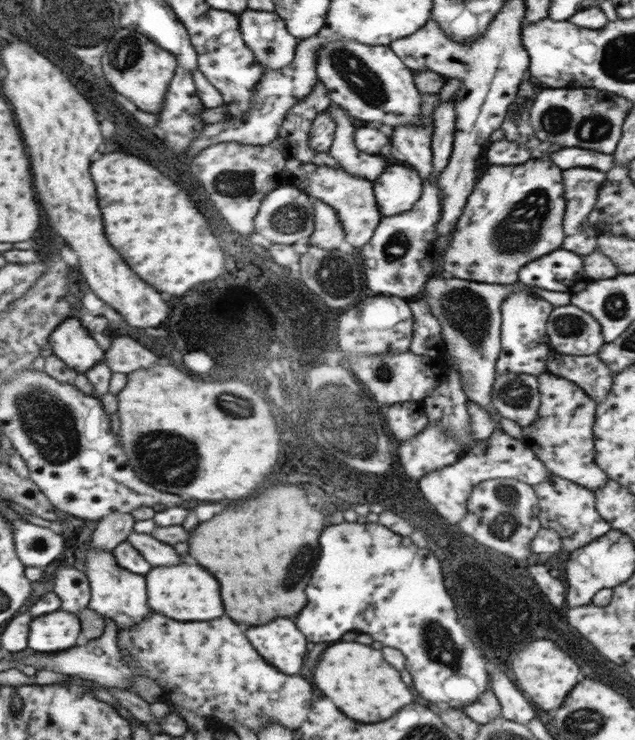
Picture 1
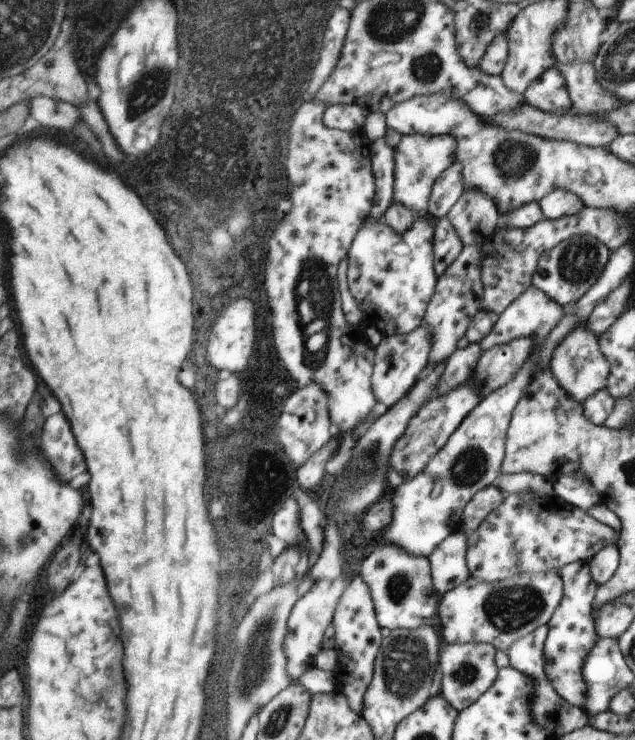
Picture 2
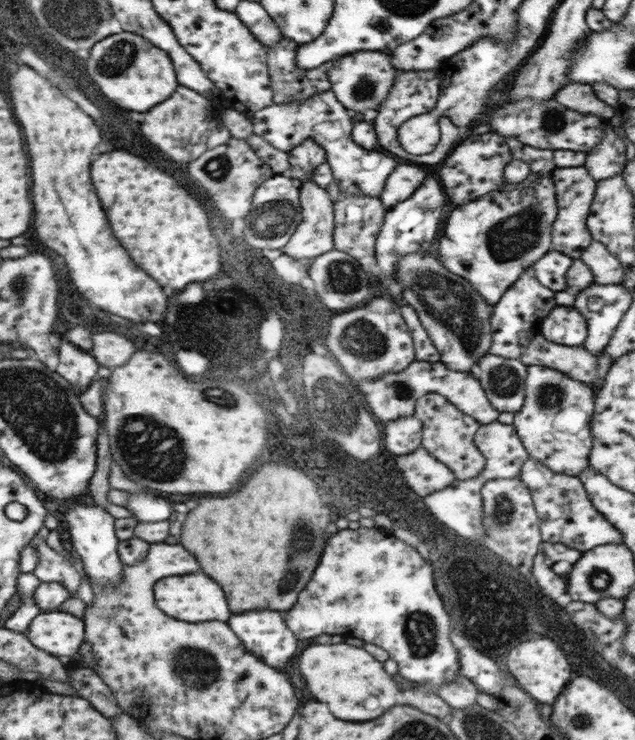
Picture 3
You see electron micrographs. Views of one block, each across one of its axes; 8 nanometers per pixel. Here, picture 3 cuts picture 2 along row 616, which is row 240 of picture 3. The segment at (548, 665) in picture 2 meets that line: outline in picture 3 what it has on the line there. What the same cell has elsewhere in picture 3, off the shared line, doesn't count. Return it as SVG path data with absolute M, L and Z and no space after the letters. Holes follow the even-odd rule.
M585 166L579 168L553 168L551 172L555 192L557 192L557 208L561 208L561 212L557 212L557 220L553 222L553 252L561 252L573 260L579 260L581 254L593 244L591 232L587 228L587 220L591 216L591 206L593 206L593 198L595 198L595 190L597 190L597 182L593 180L593 176L589 176L589 170Z

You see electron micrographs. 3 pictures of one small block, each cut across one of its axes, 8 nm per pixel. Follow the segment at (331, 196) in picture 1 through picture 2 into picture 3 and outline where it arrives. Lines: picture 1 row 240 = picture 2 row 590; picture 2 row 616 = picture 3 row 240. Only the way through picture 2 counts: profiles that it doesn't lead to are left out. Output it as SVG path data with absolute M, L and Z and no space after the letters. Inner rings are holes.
M345 196L333 206L333 218L335 218L335 230L333 230L333 246L339 252L349 254L351 258L359 260L363 256L375 254L377 234L383 228L385 222L385 206L379 198L373 196Z

